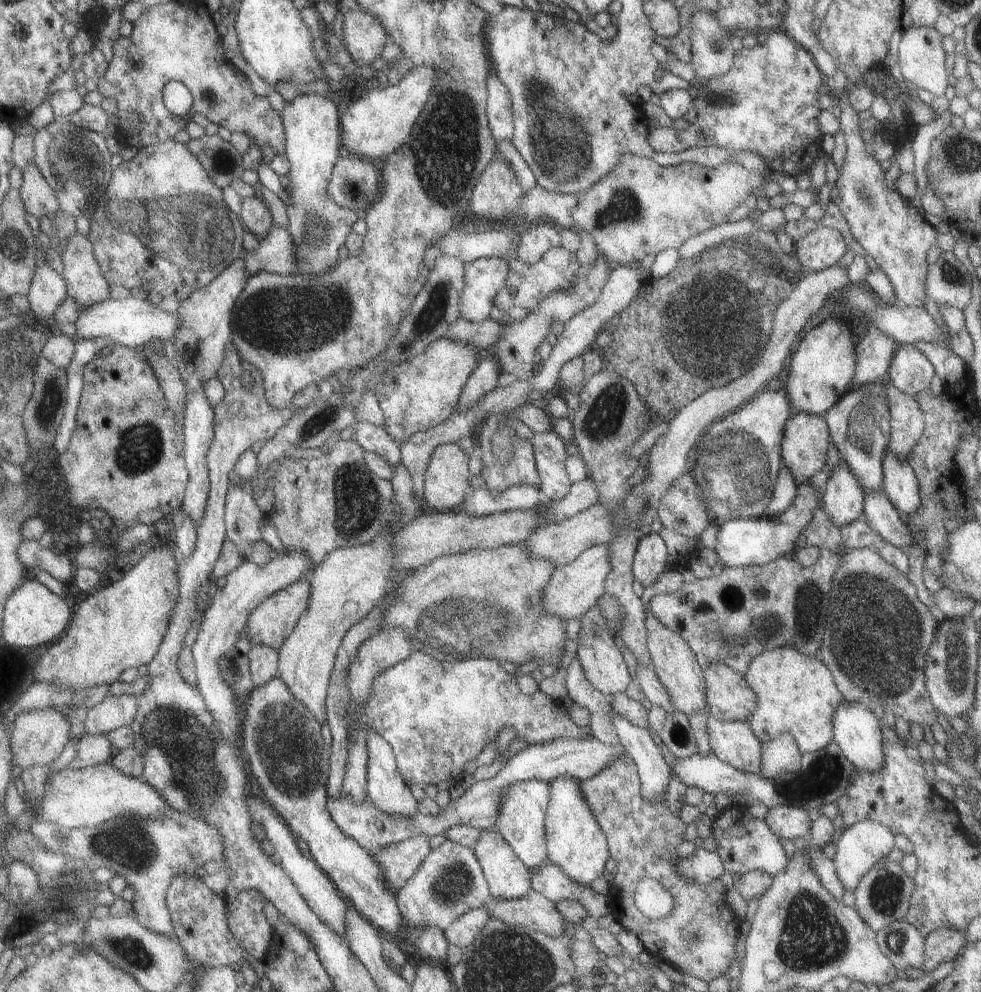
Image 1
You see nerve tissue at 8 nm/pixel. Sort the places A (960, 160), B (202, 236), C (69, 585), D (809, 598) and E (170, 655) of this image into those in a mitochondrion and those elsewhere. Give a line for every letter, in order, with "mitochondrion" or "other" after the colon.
A: mitochondrion
B: mitochondrion
C: other
D: mitochondrion
E: other

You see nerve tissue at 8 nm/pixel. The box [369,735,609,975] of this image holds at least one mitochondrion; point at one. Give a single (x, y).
(453, 886)

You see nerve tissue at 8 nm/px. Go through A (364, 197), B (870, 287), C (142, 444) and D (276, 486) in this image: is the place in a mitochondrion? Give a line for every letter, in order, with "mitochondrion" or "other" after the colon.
A: other
B: other
C: mitochondrion
D: other

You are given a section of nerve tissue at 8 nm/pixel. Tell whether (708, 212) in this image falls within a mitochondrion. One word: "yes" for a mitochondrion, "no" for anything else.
no

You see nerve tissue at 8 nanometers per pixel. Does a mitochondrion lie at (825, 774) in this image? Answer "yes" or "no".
yes

